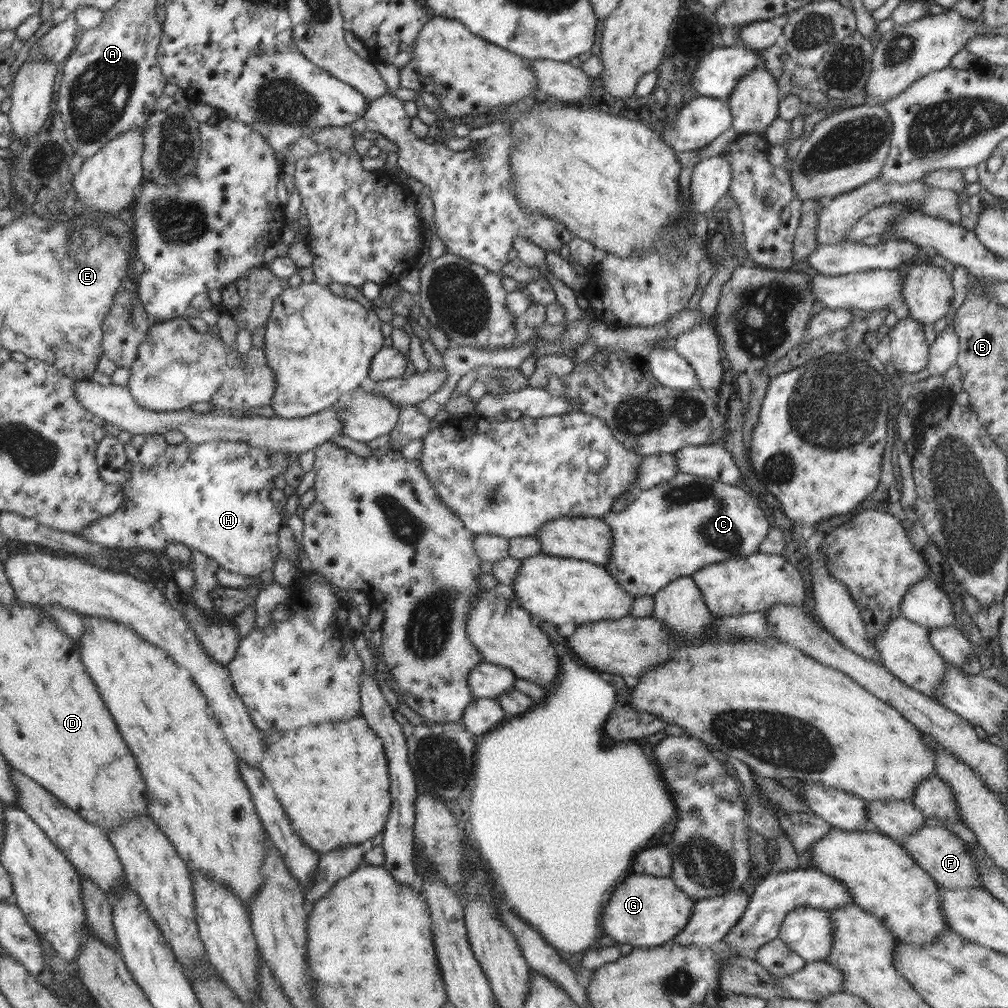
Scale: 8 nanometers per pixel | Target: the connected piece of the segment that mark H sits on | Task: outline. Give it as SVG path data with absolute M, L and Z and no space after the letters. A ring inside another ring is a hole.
M134 434L125 444L125 455L132 462L130 479L121 488L124 501L116 512L102 516L87 526L78 536L110 548L143 548L154 553L170 543L180 543L194 552L212 558L221 568L246 577L258 577L260 572L273 571L279 558L278 534L282 528L280 512L271 502L274 476L284 474L290 463L297 462L299 453L272 452L256 448L247 442L213 440L194 444L185 439L182 444L168 444L163 434Z

